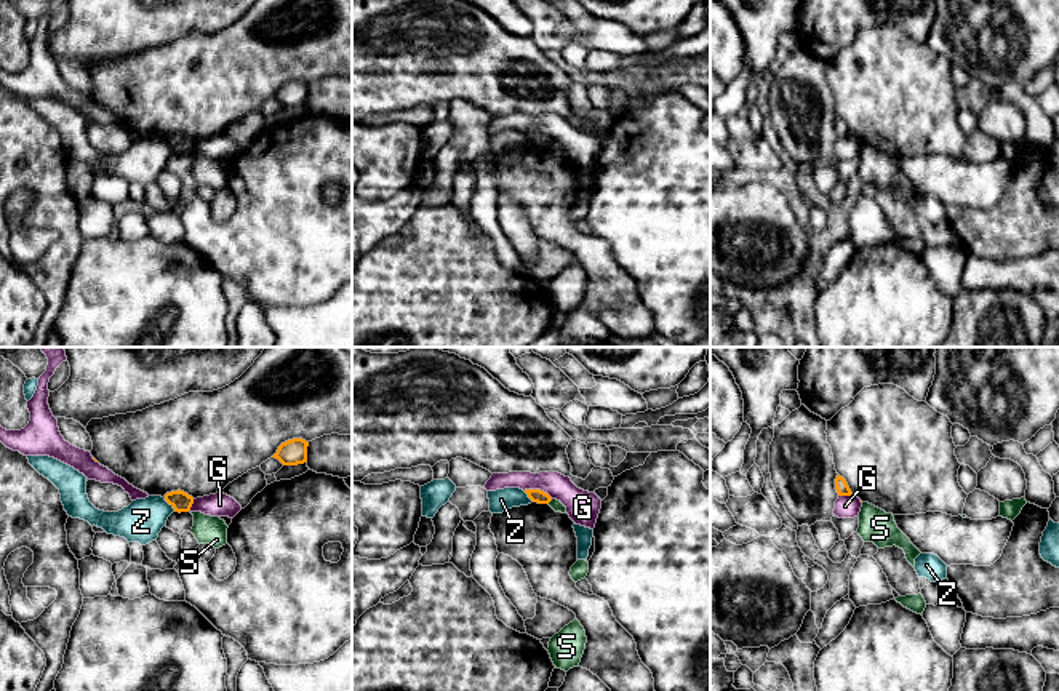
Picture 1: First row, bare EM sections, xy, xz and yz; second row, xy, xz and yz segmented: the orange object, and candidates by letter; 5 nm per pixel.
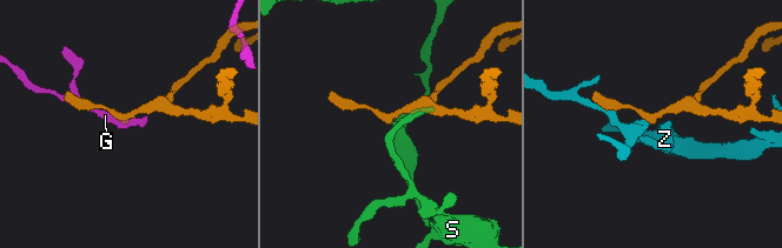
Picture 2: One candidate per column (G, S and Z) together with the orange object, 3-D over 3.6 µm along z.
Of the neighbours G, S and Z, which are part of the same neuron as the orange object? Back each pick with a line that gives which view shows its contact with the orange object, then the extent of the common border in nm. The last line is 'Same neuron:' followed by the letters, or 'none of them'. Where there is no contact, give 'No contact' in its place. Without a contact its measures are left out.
Same neuron: none of them

